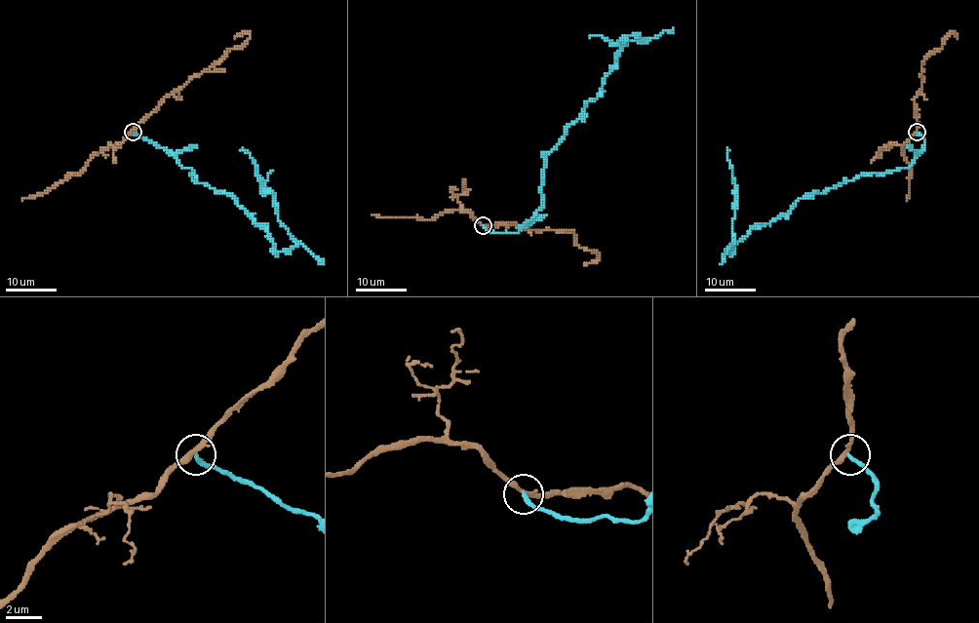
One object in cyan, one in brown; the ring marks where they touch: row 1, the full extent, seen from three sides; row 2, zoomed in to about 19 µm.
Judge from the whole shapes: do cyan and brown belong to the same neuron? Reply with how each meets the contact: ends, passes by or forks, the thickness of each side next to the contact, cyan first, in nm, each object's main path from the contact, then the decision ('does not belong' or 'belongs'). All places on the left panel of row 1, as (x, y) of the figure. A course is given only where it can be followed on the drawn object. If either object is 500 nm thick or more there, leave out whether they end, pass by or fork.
cyan ends there; brown passes by; 240 nm thick on the cyan side, 280 nm on the other; cyan runs (133, 132), (226, 192), (265, 225), (273, 250), (289, 251), (294, 242), (274, 196), (240, 149); brown runs (133, 132), (165, 98), (220, 62), (225, 54), (251, 35), (234, 37); does not belong

